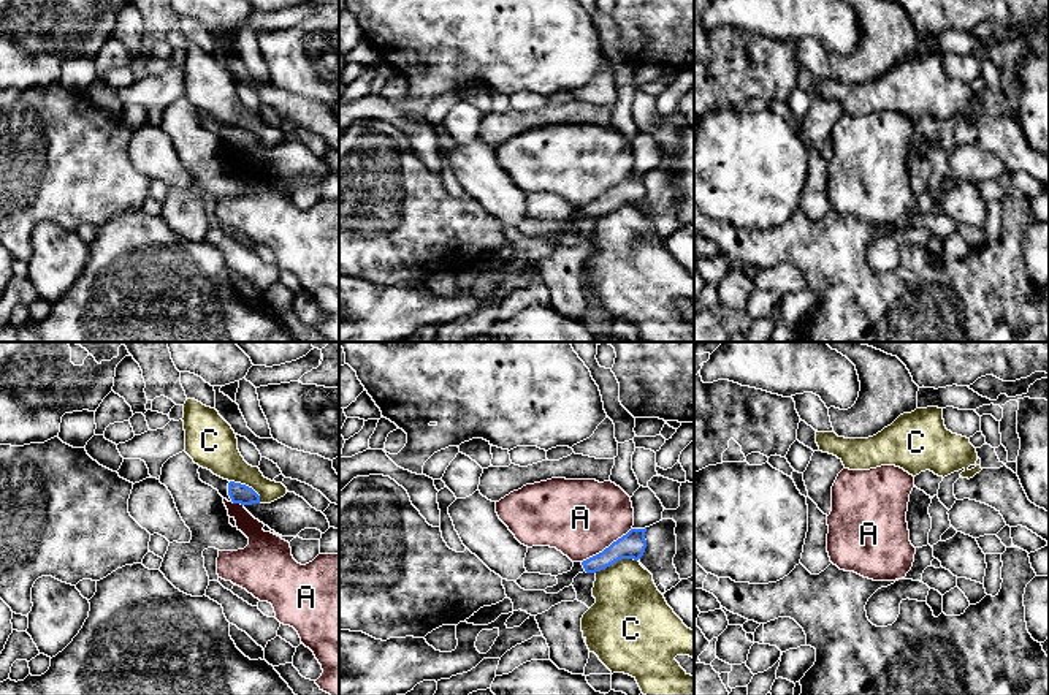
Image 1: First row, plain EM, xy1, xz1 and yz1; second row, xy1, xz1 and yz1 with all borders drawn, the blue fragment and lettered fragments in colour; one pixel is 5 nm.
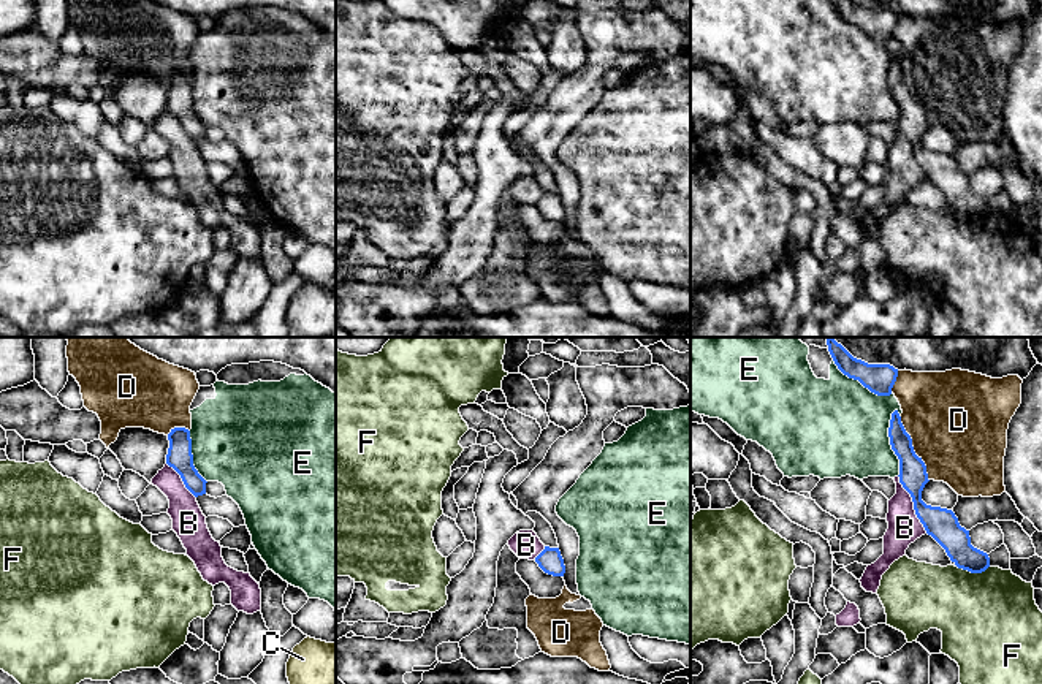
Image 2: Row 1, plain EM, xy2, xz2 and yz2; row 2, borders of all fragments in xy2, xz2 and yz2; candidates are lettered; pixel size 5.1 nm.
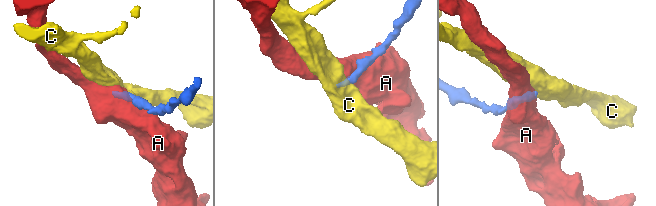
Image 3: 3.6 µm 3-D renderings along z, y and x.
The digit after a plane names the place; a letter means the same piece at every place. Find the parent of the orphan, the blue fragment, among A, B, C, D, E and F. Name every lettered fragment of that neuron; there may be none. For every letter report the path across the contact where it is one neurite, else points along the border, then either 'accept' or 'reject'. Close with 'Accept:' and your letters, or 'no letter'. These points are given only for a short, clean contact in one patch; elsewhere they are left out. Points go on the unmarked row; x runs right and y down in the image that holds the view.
A: reject
B: reject
C: reject
D: reject
E: reject
F: border along yz2 (957, 211), (971, 217), (984, 217), (988, 212); reject
Accept: no letter

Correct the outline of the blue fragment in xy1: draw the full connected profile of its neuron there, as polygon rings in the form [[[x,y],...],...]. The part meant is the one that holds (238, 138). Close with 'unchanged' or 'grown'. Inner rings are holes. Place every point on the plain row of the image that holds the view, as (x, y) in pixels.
[[[203,112],[198,114],[198,119],[203,128],[217,135],[219,139],[228,147],[241,150],[260,149],[260,141],[246,130],[223,125]]] | grown

